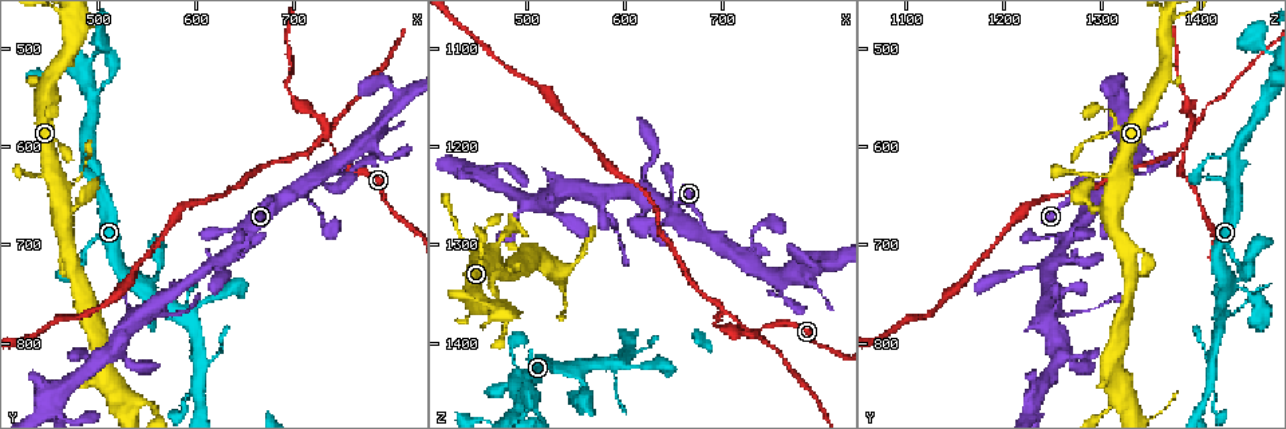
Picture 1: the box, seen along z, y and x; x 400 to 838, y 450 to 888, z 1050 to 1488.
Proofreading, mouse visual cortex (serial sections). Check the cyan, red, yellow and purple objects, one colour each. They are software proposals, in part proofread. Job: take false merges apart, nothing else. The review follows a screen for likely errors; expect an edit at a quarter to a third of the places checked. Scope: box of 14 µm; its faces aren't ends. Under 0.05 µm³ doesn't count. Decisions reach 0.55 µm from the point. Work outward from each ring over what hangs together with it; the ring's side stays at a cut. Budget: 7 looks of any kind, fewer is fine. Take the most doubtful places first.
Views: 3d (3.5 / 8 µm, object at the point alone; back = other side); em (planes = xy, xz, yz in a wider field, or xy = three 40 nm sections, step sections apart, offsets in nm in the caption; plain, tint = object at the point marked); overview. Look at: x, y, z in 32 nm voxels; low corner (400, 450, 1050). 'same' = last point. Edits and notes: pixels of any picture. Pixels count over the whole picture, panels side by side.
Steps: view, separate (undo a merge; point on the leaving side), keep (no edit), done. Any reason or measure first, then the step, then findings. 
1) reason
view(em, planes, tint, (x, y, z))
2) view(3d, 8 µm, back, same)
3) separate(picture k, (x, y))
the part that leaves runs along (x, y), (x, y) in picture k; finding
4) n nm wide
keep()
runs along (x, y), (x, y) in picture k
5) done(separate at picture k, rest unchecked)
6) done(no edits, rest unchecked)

four or more arms meet
view(3d, 3.5 µm, back, (735, 590, 1390))

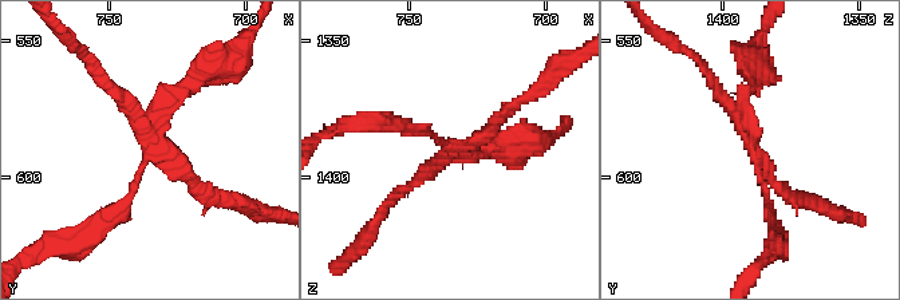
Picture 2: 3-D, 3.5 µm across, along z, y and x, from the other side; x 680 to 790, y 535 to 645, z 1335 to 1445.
4 arms; arms of 150, 150, 150, 150 nm; now the EM
view(em, planes, tint, (733, 587, 1390))

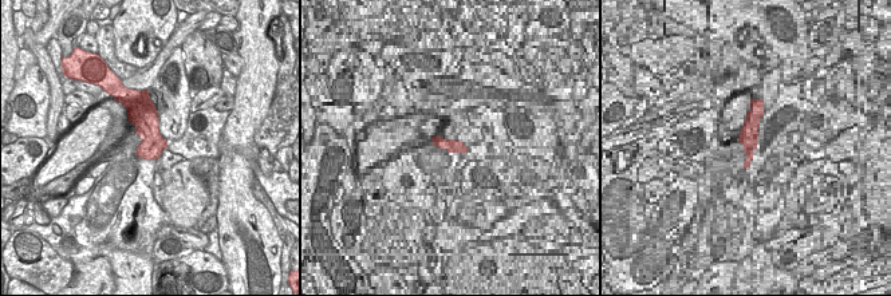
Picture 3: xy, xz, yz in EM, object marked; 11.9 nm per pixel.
separate(picture 2, (489, 131))
the part that leaves runs along (449, 147), (469, 147), (536, 90) in picture 2; two cells meet here

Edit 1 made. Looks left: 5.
three-way junction
view(3d, 8 µm, (680, 660, 1285))

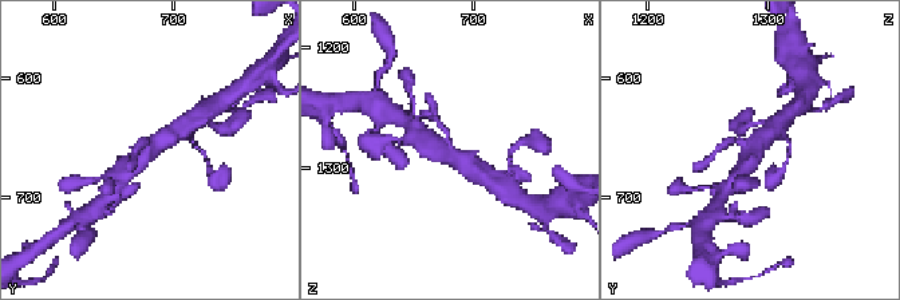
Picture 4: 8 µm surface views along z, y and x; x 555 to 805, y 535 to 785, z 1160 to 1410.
closer look
view(3d, 3.5 µm, (680, 658, 1284))

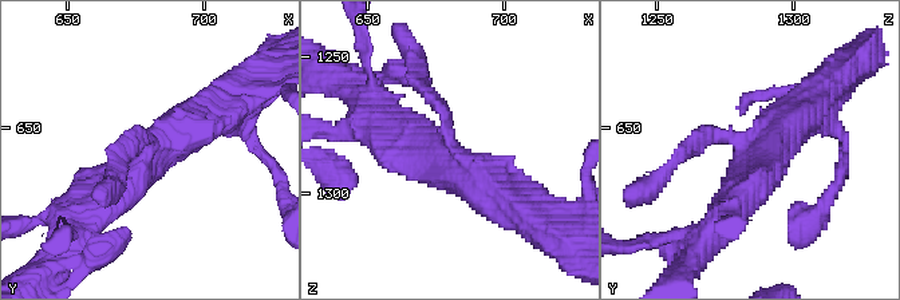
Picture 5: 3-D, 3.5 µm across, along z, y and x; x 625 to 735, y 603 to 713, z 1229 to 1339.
shape alone is not enough
view(em, xy, step 1, tint, (680, 658, 1282))

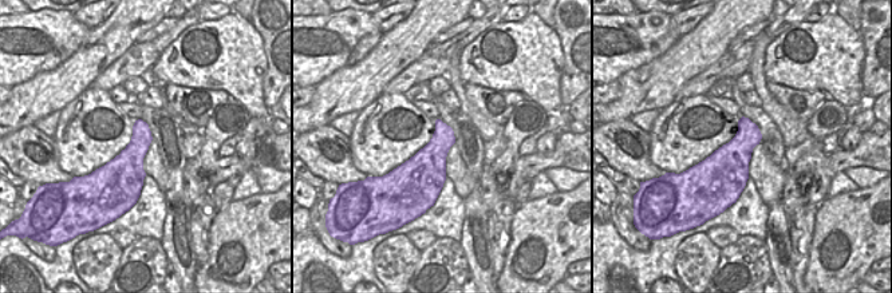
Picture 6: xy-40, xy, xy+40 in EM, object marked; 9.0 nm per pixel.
3 arms; arms of 200, 450, 500 nm
keep()
runs along (115, 157), (91, 210) in picture 5; all the same cell

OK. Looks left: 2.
two arms at a narrow angle
view(3d, 3.5 µm, (745, 620, 1330))

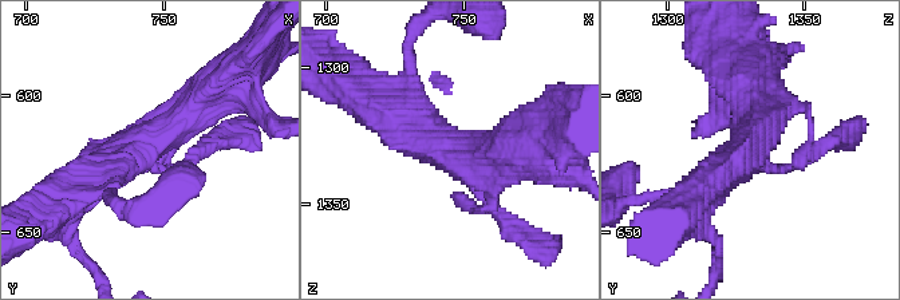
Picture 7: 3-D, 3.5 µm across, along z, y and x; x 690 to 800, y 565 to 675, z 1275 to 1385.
4 arms
keep()
runs along (78, 188), (176, 126), (217, 89) in picture 7; all the same cell

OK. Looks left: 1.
done(separate at picture 2, rest unchecked)

